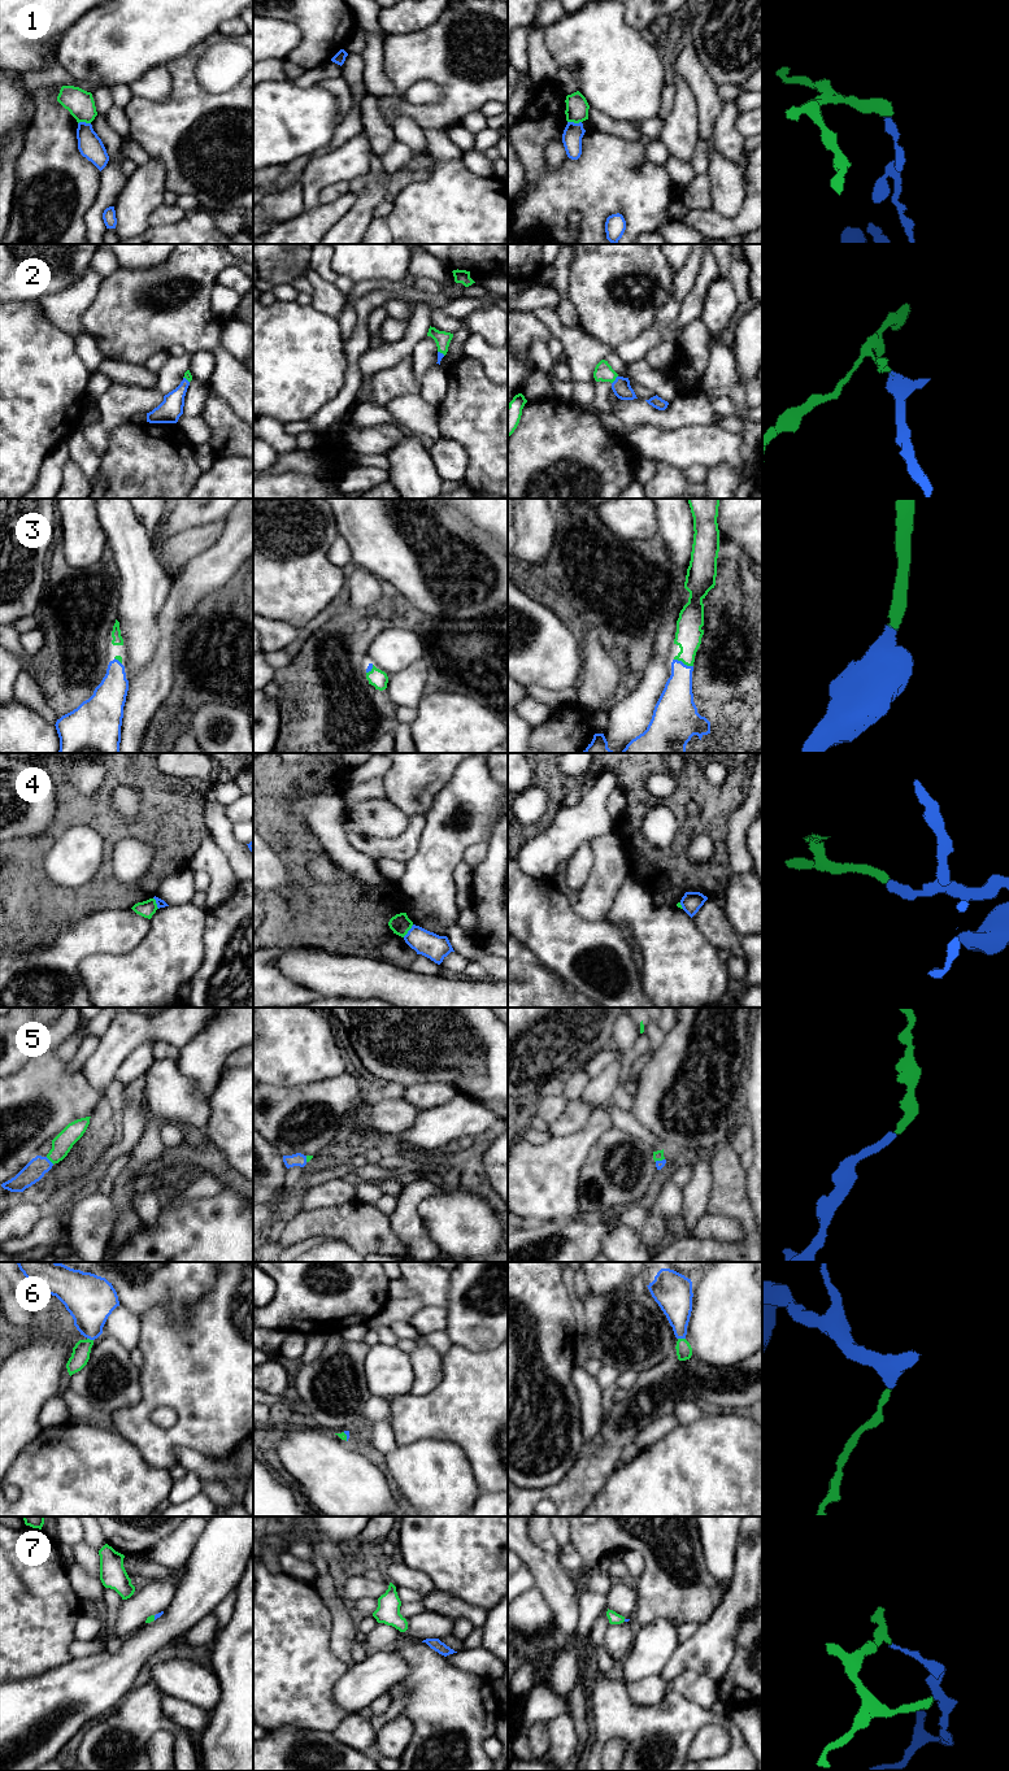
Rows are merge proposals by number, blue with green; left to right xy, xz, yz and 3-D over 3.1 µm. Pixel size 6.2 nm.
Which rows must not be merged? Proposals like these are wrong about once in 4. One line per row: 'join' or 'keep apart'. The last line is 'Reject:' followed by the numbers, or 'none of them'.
1: keep apart
2: join
3: join
4: keep apart
5: join
6: join
7: join
Reject: 1, 4

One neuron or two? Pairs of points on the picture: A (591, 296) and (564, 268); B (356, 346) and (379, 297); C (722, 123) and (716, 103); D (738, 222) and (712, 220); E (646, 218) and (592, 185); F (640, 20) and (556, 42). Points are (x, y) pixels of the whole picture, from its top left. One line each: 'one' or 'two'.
A: two
B: one
C: two
D: one
E: one
F: two

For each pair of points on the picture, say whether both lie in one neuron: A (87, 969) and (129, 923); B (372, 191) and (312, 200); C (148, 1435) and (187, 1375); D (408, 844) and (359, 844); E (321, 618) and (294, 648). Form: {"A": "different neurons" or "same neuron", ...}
{"A": "different neurons", "B": "different neurons", "C": "same neuron", "D": "same neuron", "E": "same neuron"}

